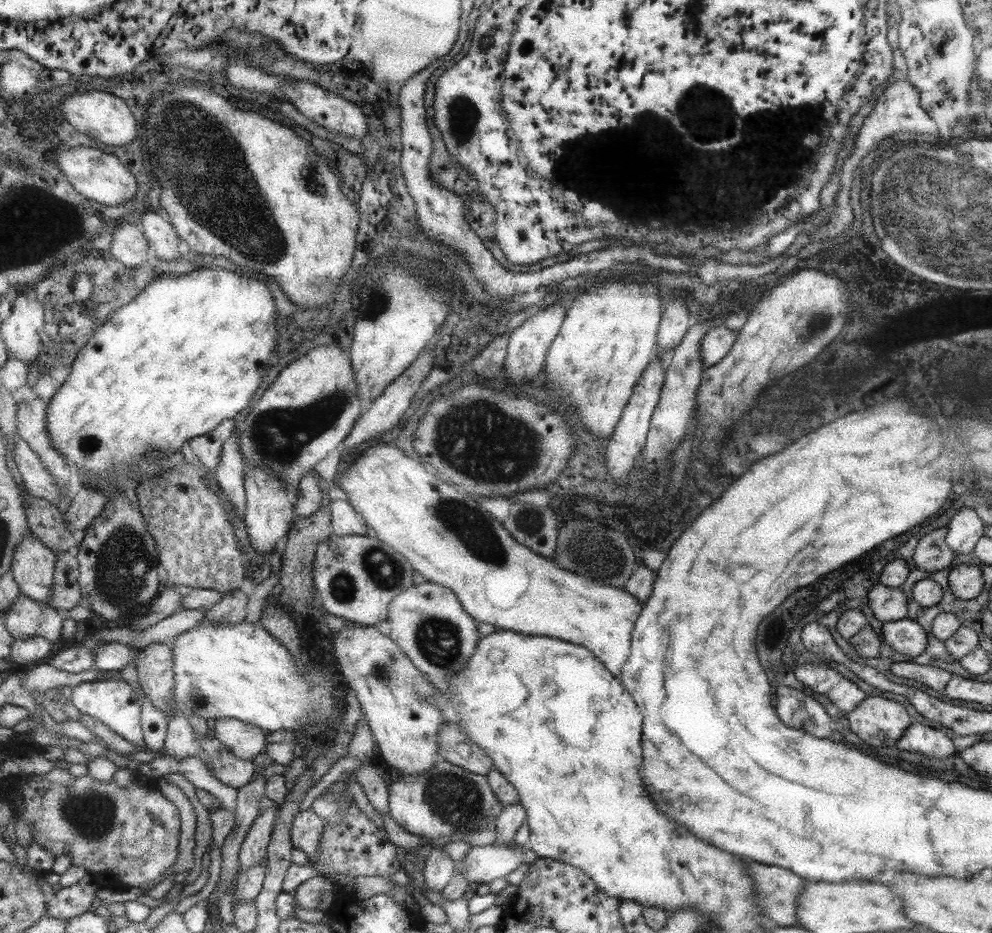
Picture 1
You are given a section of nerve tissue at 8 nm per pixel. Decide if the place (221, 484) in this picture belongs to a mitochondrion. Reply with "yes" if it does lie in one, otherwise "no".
no

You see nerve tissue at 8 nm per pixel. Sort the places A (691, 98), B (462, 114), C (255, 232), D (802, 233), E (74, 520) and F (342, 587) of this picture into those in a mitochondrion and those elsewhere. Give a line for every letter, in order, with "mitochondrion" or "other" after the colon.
A: other
B: mitochondrion
C: mitochondrion
D: other
E: other
F: mitochondrion

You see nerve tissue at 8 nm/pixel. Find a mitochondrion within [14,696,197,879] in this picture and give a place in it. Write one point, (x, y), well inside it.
(91, 816)

